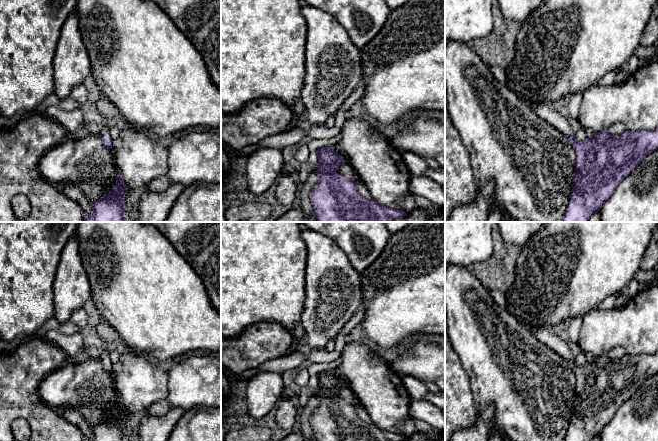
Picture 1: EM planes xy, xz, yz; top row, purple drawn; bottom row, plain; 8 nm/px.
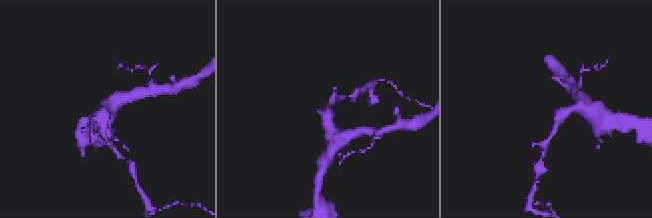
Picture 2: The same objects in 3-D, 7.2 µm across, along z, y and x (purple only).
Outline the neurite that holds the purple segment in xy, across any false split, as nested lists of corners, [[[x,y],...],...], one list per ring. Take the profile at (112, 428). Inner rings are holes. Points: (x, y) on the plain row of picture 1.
[[[121,396],[115,400],[116,409],[112,415],[102,420],[99,424],[89,426],[92,437],[85,437],[84,441],[124,441],[125,423],[128,411],[124,406]]]

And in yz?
[[[526,327],[541,343],[561,355],[572,368],[575,378],[574,411],[563,441],[590,441],[614,417],[617,409],[627,401],[651,376],[658,373],[658,351],[654,354],[625,354],[620,359],[612,359],[608,354],[595,357],[594,361],[578,366],[569,346],[560,336],[546,328]]]

